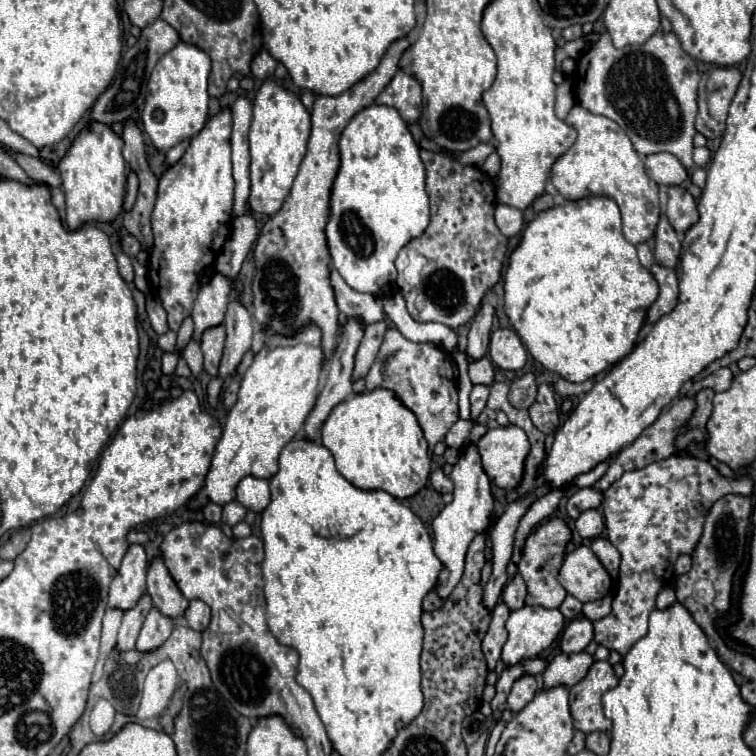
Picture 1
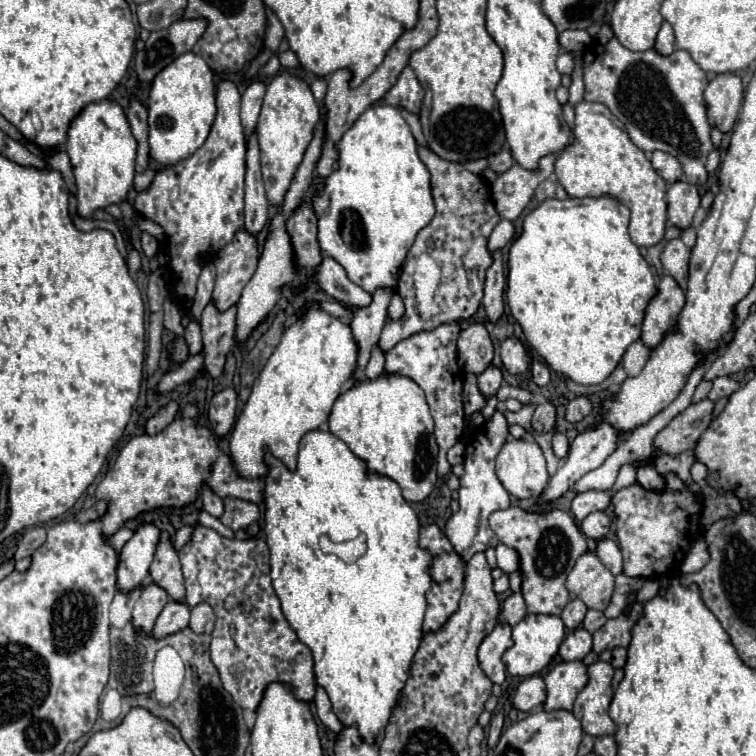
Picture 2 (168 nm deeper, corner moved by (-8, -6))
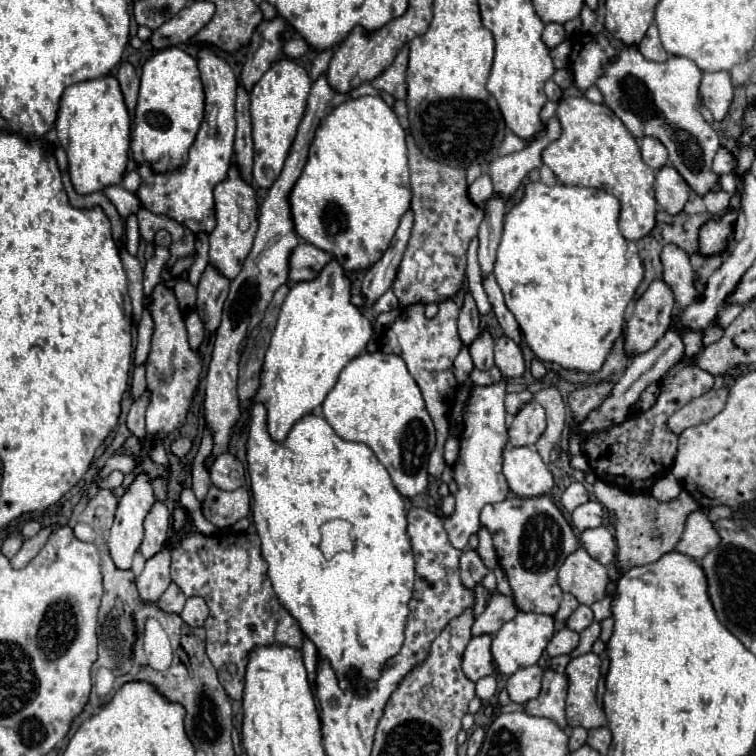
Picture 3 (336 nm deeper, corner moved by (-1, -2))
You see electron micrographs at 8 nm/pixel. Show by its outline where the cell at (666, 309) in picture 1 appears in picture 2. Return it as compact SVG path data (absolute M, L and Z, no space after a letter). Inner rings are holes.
M662 276L656 296L646 306L646 316L642 322L640 340L648 348L656 348L668 330L676 326L678 314L686 304L684 290L676 284L672 276Z

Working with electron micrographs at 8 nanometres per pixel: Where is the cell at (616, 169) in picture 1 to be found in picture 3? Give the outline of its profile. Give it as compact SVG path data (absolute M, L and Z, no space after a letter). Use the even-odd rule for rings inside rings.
M587 98L561 100L557 118L563 134L543 150L543 162L555 172L561 184L599 188L619 198L619 230L627 240L637 242L647 236L655 228L657 202L653 182L657 172L641 160L637 140L605 104L593 104Z

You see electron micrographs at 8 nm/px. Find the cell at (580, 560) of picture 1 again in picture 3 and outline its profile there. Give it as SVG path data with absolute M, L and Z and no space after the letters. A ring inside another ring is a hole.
M585 548L575 550L567 556L559 568L559 586L563 592L573 594L581 604L591 606L605 596L609 578L607 568L593 560Z

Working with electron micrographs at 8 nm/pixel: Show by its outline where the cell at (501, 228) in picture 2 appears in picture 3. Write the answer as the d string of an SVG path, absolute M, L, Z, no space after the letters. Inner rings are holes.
M473 238L469 244L469 252L467 252L467 286L471 296L477 302L477 308L481 314L487 314L491 310L491 304L487 300L487 294L483 290L483 280L481 280L481 270L479 270L479 262L477 262L477 248L479 248L479 240Z

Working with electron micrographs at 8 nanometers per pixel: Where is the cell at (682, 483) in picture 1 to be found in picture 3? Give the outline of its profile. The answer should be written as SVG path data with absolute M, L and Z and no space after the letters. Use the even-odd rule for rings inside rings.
M593 622L589 628L585 628L581 632L581 642L579 646L571 652L571 656L581 656L581 654L587 654L591 652L591 646L595 640L599 640L599 634L601 634L601 624L599 622Z

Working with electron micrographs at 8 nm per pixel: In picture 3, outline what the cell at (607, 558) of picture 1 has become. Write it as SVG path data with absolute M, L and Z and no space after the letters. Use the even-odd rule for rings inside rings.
M605 526L585 530L581 534L581 542L583 542L583 548L603 566L607 566L615 560L615 548L617 548L615 538Z

